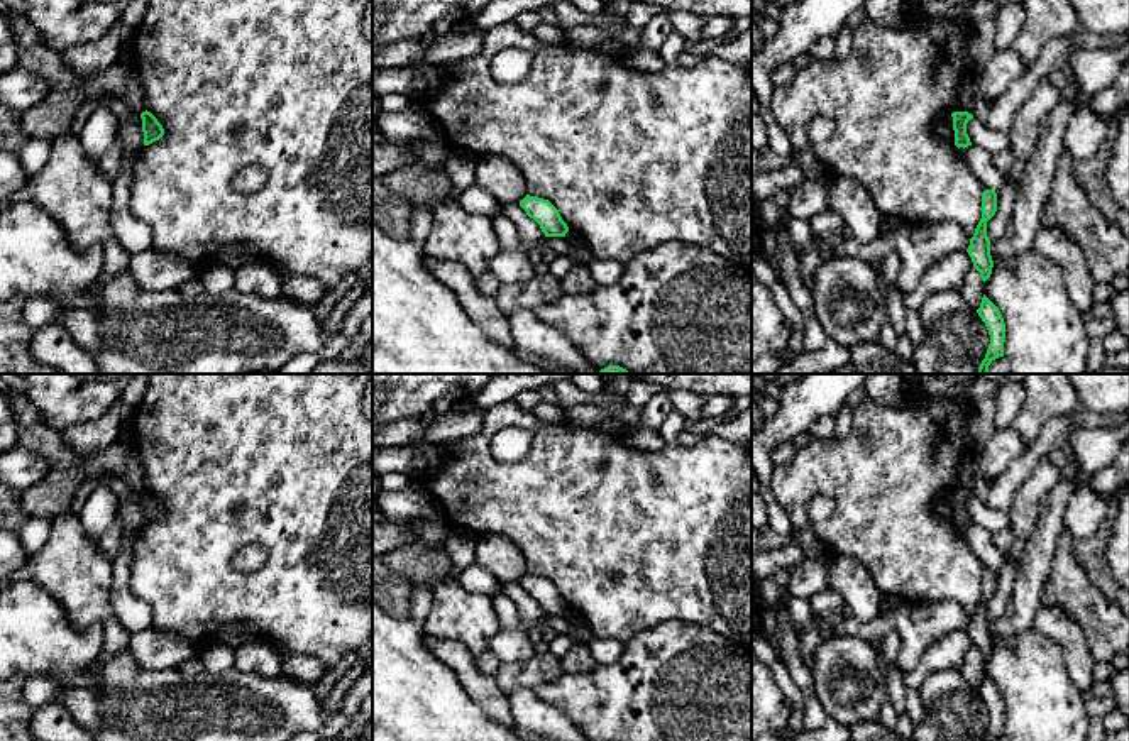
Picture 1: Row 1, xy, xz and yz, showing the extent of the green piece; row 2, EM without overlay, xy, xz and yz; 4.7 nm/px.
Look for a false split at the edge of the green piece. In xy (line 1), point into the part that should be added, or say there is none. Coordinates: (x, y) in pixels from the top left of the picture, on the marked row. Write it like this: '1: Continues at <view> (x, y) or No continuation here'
1: No continuation here

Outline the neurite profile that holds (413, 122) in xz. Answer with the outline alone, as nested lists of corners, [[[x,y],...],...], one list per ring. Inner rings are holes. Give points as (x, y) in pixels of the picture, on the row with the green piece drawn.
[[[415,100],[403,112],[379,112],[376,124],[381,135],[394,142],[445,137],[435,117]]]

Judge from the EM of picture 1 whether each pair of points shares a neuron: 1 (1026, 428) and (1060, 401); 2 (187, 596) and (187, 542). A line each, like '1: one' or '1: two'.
1: one
2: one

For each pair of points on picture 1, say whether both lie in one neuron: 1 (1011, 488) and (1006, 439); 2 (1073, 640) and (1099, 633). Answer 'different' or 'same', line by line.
1: different
2: different

